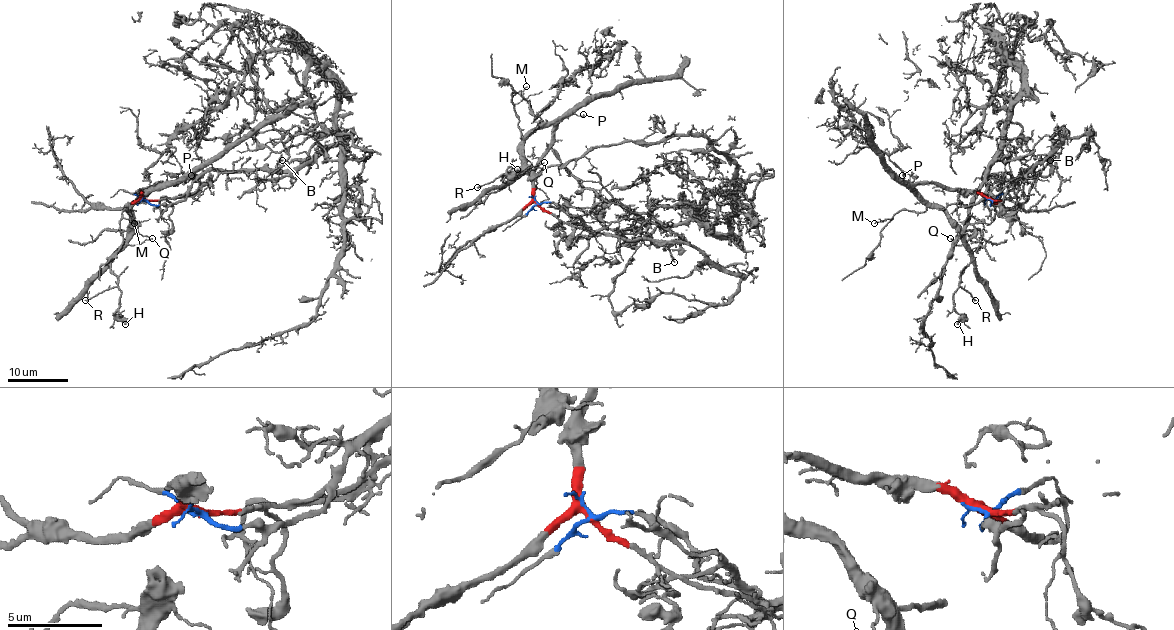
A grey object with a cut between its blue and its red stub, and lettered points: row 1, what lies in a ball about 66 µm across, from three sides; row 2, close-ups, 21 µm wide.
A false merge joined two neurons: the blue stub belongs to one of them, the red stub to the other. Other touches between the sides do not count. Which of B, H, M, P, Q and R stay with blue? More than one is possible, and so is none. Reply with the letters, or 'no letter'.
B

